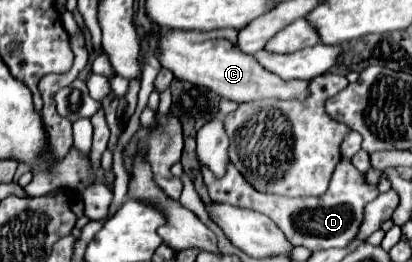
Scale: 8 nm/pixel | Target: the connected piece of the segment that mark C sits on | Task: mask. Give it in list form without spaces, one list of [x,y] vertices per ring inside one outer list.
[[[164,30],[160,42],[160,64],[170,68],[176,78],[188,80],[196,86],[210,88],[222,98],[234,102],[250,102],[256,98],[306,98],[308,82],[282,80],[276,74],[268,72],[252,54],[244,54],[236,46],[236,30],[214,30],[214,32],[196,32],[196,30]]]

